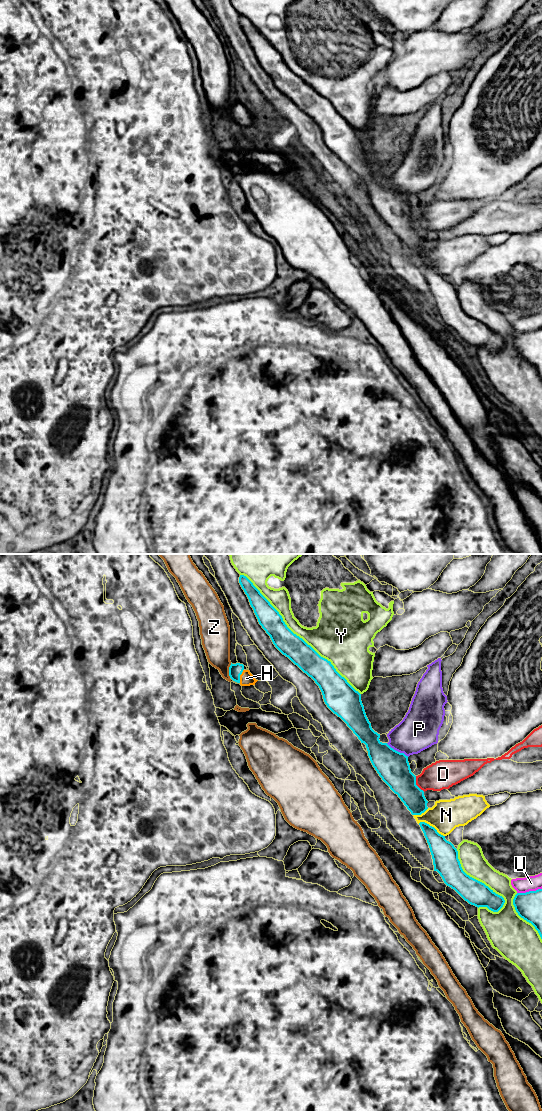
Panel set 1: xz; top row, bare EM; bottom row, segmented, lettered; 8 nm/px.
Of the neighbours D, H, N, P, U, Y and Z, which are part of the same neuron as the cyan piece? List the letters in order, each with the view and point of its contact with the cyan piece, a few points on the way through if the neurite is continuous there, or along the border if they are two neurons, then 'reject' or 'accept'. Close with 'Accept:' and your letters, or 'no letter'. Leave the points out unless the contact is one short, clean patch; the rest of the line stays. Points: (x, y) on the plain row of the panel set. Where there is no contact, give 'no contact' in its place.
D: xz (415, 224) | reject
H: xz (239, 116) | across xz (235, 110), (239, 116), (246, 118) | accept
N: xz (431, 266) | along xz (418, 263), (428, 263), (444, 276) | reject
P: xz (397, 191) | along xz (386, 183), (408, 196) | reject
U: xz (529, 331) | reject
Y: xz (296, 75) | reject
Z: xz (229, 110) | reject
Accept: H

